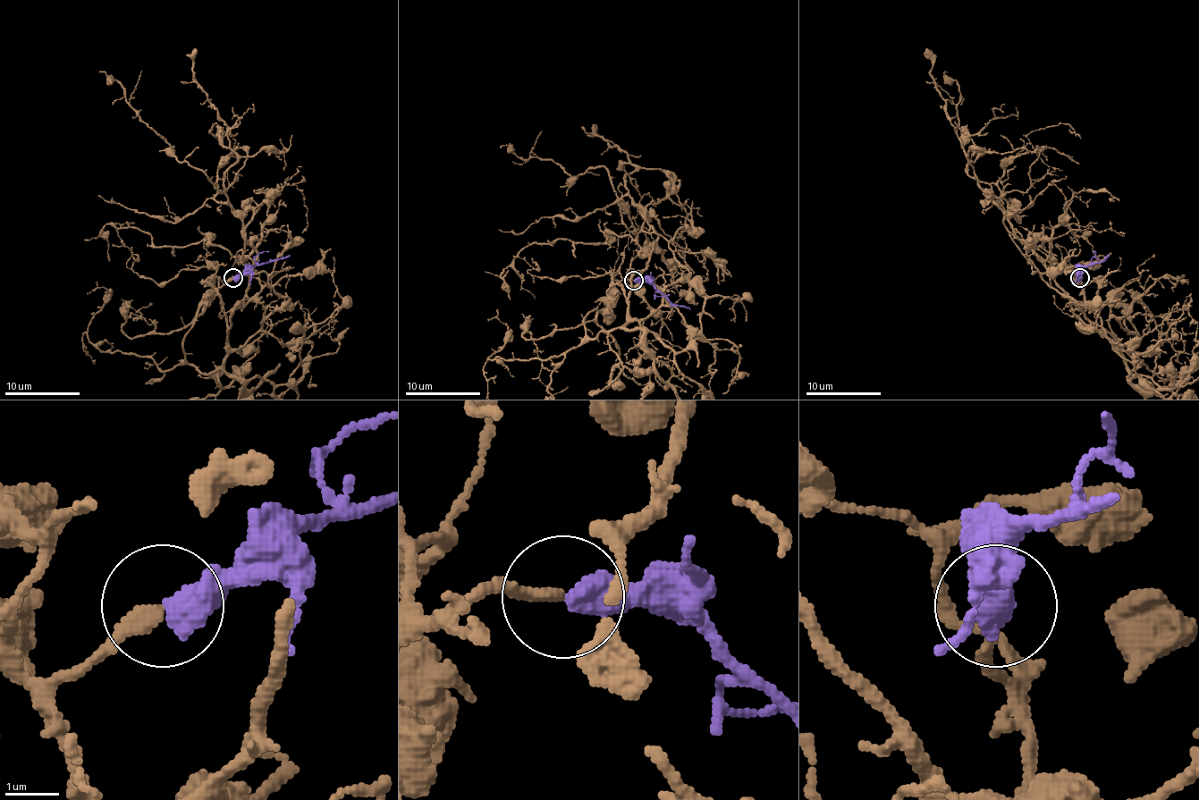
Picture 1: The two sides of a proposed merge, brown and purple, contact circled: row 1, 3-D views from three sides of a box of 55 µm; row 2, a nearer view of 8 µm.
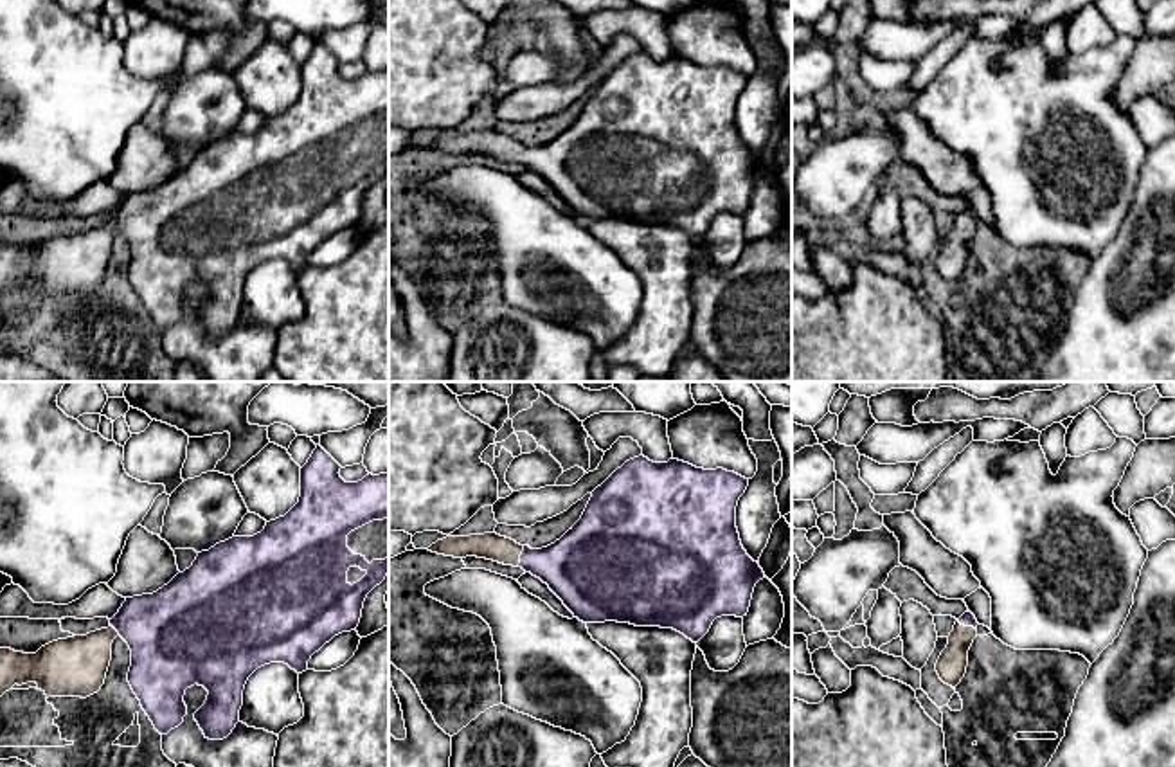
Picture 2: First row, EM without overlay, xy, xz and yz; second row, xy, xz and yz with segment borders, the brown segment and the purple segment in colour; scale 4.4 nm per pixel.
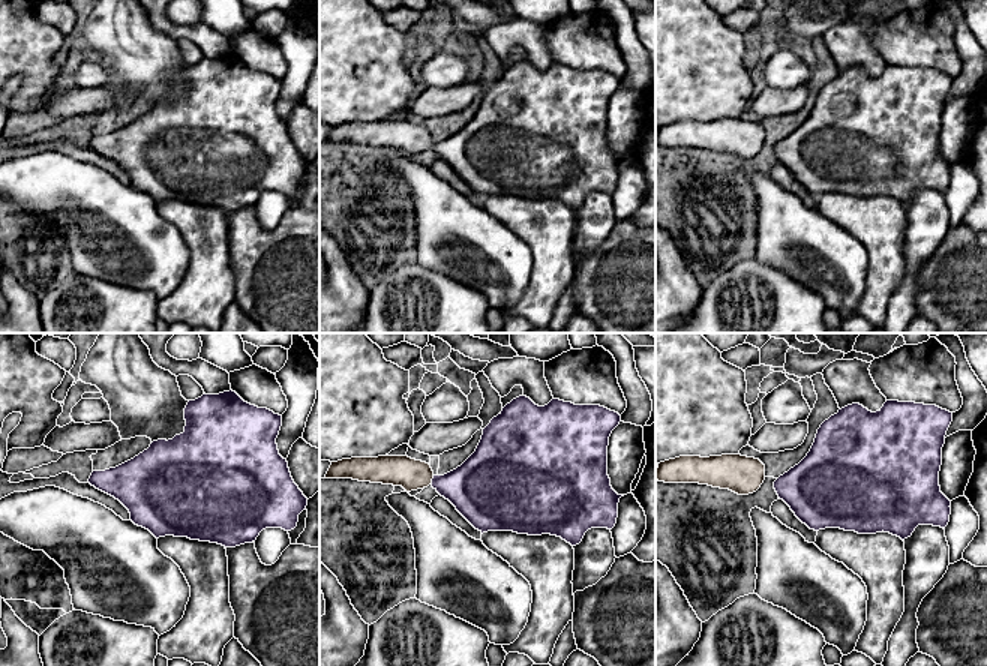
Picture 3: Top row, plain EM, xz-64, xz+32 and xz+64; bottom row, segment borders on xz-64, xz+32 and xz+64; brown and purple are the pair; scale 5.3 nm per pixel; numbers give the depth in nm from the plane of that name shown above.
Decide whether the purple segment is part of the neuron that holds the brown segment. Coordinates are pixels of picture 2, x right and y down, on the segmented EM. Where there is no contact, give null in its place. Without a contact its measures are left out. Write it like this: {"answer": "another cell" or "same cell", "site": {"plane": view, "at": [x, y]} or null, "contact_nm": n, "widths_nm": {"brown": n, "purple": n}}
{"answer": "same cell", "site": {"plane": "xz", "at": [520, 553]}, "contact_nm": 90, "widths_nm": {"brown": 120, "purple": 280}}

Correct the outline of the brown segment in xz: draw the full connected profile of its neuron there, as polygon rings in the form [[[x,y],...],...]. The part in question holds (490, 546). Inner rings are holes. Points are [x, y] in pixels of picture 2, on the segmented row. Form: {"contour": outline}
{"contour": [[[644,456],[626,461],[592,497],[581,519],[554,544],[531,549],[497,533],[446,537],[428,551],[466,558],[477,556],[504,565],[522,567],[540,578],[583,623],[630,623],[635,627],[673,628],[698,643],[722,616],[743,618],[749,612],[754,587],[767,578],[741,546],[736,528],[736,506],[745,493],[749,479],[723,468],[704,470],[689,463],[669,459],[653,463]]]}

